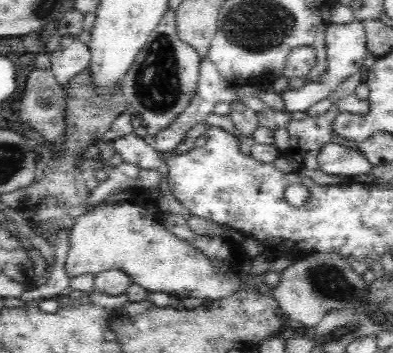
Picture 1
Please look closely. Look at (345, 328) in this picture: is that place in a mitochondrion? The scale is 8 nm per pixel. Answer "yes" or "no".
yes

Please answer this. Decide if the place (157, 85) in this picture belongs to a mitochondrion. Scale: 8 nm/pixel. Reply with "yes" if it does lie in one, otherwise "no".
yes

